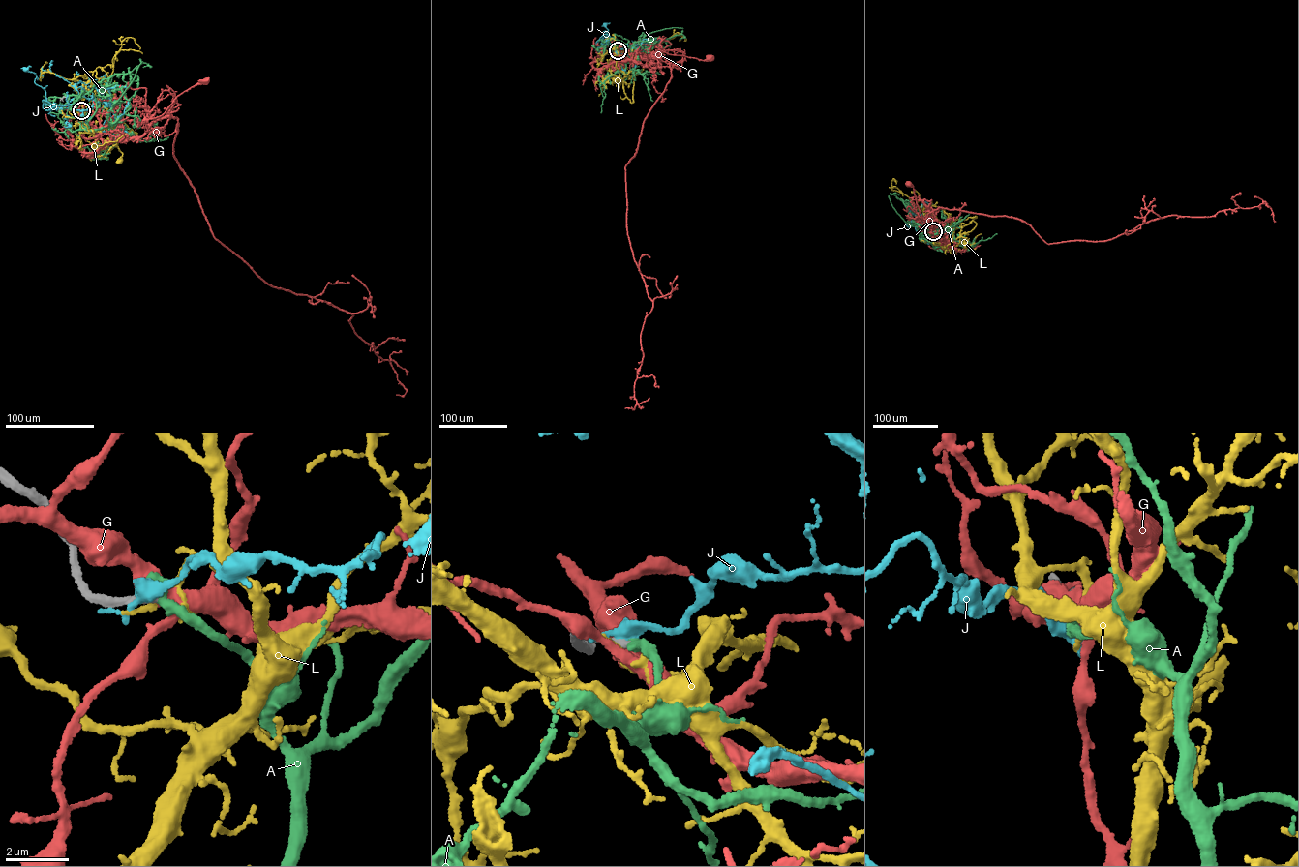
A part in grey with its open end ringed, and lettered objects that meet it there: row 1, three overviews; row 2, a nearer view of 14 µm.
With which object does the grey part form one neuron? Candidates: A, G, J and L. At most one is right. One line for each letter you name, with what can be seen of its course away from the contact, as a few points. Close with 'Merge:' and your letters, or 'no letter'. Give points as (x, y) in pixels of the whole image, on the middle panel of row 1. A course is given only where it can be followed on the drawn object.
A: via (618, 50), (626, 60), (635, 43), (664, 40), (681, 34), (684, 36), (679, 39)
Merge: A

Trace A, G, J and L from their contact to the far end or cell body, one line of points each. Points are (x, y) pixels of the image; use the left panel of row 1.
A: (81, 110), (81, 129), (116, 122), (130, 106), (121, 88), (135, 68), (148, 64), (143, 67)
G: (80, 110), (95, 112), (104, 143), (136, 137), (147, 132), (145, 120), (204, 80)
J: (80, 110), (87, 108), (73, 110), (54, 105), (47, 101), (45, 86), (35, 82), (35, 74), (25, 69)
L: (80, 110), (84, 111), (79, 125), (84, 129), (109, 128), (123, 133), (115, 144), (123, 153), (120, 161)

